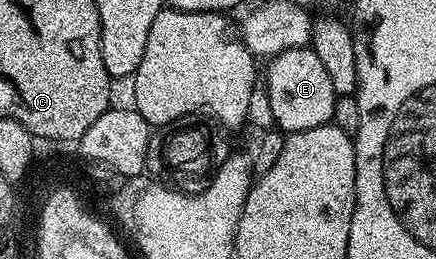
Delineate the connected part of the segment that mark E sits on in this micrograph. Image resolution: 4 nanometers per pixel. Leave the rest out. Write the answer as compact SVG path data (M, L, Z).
M309 46L290 48L269 60L264 86L268 101L272 101L272 117L283 132L293 133L304 129L316 129L334 118L332 77L328 77L320 57Z

